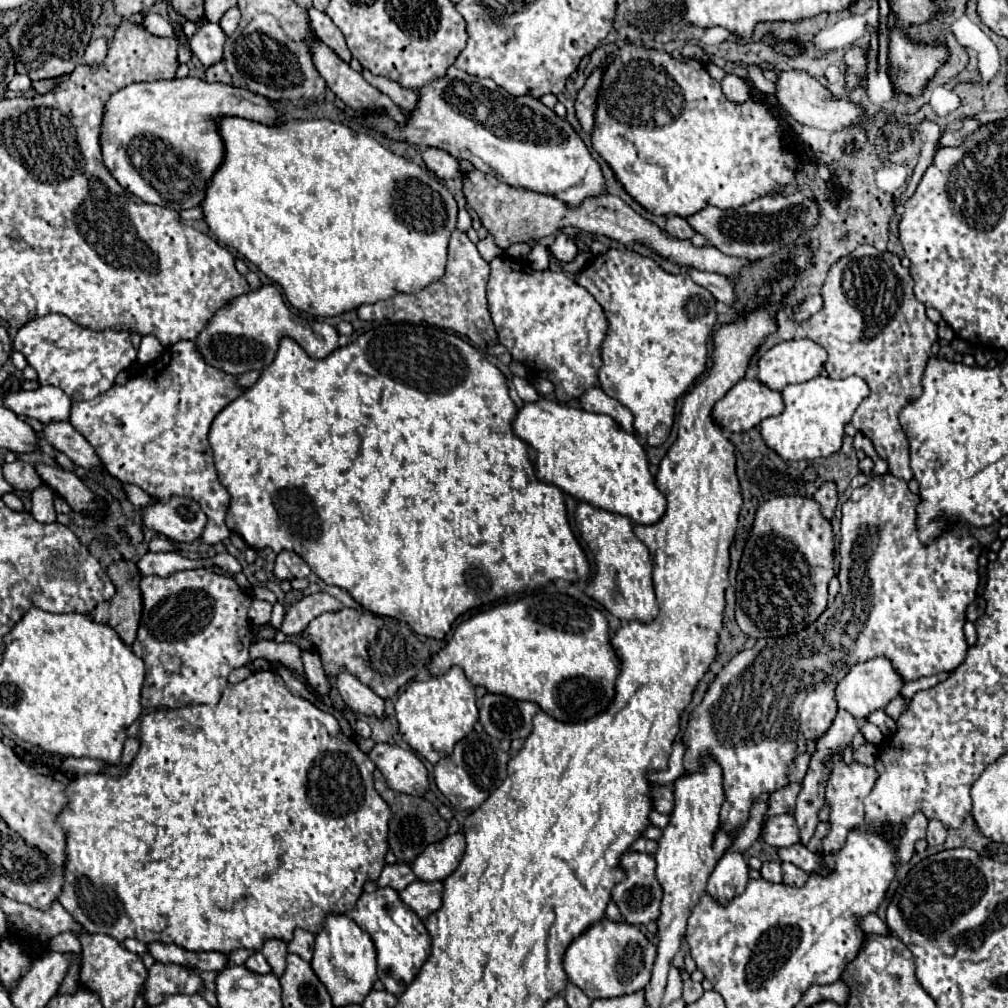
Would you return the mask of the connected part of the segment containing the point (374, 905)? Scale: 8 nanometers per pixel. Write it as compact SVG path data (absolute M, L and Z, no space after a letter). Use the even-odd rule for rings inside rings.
M391 887L377 889L375 893L363 893L357 899L355 907L347 913L347 917L351 917L363 931L369 933L377 949L377 965L379 965L377 975L383 981L385 989L399 997L411 985L411 981L415 979L421 965L431 953L431 937L423 921L401 903L399 893L393 891Z

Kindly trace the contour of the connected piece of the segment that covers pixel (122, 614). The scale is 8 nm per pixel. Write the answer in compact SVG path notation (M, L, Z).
M113 561L107 567L107 575L113 581L117 593L109 601L109 621L107 625L117 631L119 639L125 645L131 645L135 641L135 633L141 619L141 593L139 593L139 581L141 573L137 571L133 561Z

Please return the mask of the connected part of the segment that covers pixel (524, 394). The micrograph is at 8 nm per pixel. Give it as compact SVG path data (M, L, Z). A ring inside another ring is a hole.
M513 377L513 383L515 383L515 389L517 389L517 395L525 401L525 403L533 403L539 399L535 387L527 381L527 379L521 379L521 377Z

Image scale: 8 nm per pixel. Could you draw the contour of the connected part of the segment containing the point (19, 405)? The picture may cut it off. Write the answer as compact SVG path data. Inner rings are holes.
M53 385L39 387L35 391L17 391L5 397L5 407L17 415L39 419L41 423L69 421L71 399Z

